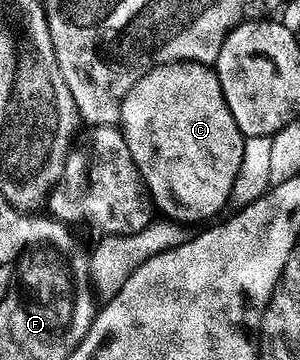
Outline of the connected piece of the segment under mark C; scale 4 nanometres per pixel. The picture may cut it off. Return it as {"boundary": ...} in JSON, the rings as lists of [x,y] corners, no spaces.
{"boundary":[[[181,60],[179,64],[157,64],[151,68],[124,96],[118,127],[124,134],[130,158],[134,158],[138,166],[153,205],[159,211],[161,208],[167,219],[189,226],[210,219],[212,212],[229,207],[246,137],[238,130],[230,106],[226,106],[222,86],[209,65]]]}

